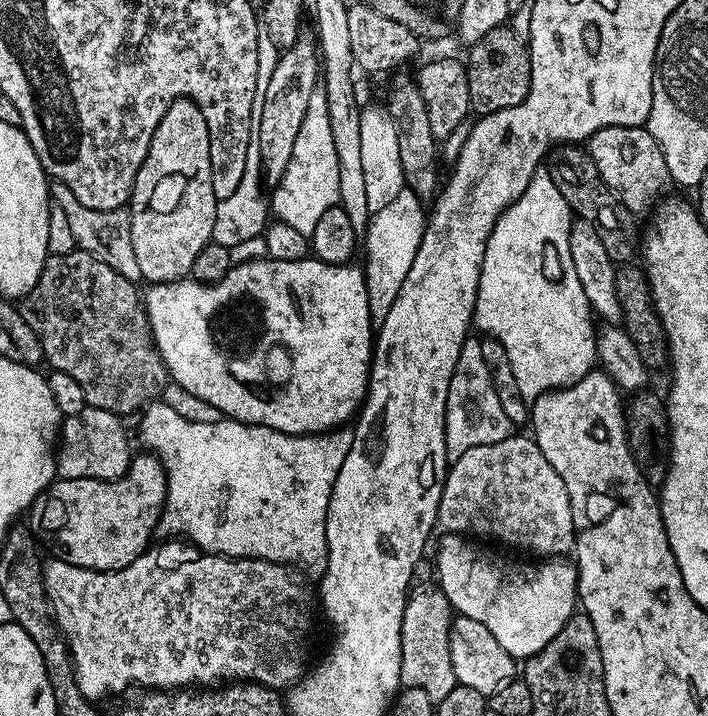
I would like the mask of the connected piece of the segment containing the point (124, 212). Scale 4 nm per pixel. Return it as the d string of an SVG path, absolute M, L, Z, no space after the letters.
M52 180L50 184L50 222L46 242L49 256L70 254L79 251L89 252L94 258L106 262L110 270L118 270L122 278L135 281L136 259L134 258L134 242L130 238L130 212L127 207L114 210L90 210L90 206L82 206L78 198L74 198L74 190L60 180Z

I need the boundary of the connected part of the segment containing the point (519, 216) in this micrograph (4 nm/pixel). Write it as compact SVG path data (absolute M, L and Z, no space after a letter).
M546 170L537 171L530 186L496 219L494 230L486 242L486 254L480 267L480 281L476 295L474 324L484 334L502 342L506 358L510 358L510 370L522 398L534 402L542 394L568 388L585 374L597 367L597 325L592 325L594 313L586 294L578 282L578 274L572 267L565 267L559 280L551 280L542 274L543 252L550 242L563 241L572 229L574 213L562 198L562 190L554 186L552 176Z

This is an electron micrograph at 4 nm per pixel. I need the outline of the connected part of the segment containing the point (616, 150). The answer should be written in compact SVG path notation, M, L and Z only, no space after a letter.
M606 126L602 130L595 132L587 140L586 151L590 154L594 166L598 166L598 174L602 174L602 182L606 182L606 186L610 191L634 214L641 214L640 212L651 213L661 197L667 193L664 191L670 188L670 177L666 170L666 158L662 158L662 150L655 138L648 133L647 127Z

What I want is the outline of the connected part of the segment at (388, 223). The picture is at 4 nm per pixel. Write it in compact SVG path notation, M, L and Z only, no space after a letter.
M407 186L386 206L382 206L382 210L371 213L367 229L362 236L362 267L373 325L378 326L384 321L386 314L390 314L390 306L394 306L394 298L398 298L398 290L402 290L406 274L410 274L414 254L418 254L425 223L425 201L420 200L418 194L411 192Z

